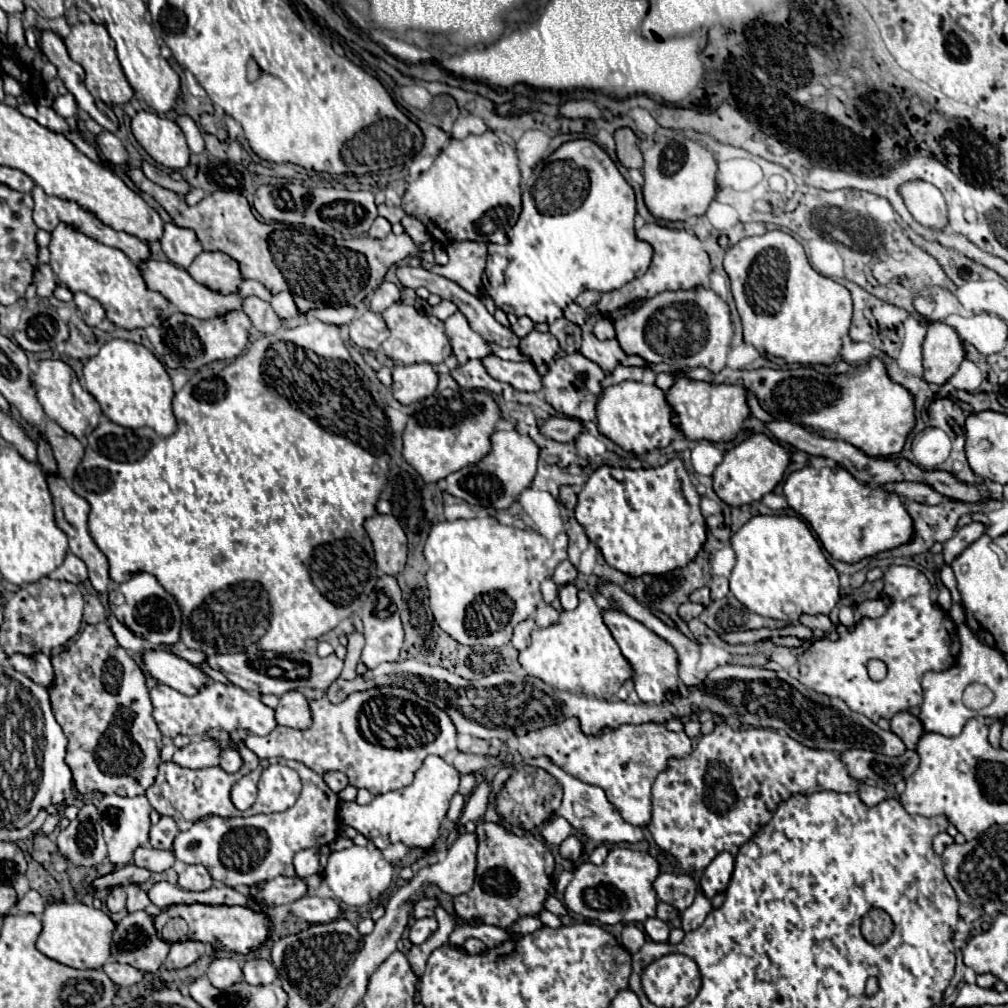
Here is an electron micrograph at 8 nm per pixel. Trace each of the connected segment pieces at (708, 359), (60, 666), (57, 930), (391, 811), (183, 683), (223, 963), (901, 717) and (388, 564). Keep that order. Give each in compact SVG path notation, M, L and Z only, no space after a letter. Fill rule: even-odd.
M695 287L689 291L665 291L647 299L637 311L627 313L615 321L615 337L625 353L635 353L647 359L649 363L669 363L675 367L705 367L713 373L719 373L725 367L727 351L731 347L733 325L729 321L729 305L711 289ZM675 321L683 325L683 331L675 331Z
M105 623L87 625L79 639L75 639L63 653L51 657L55 679L53 687L49 687L49 701L53 707L53 715L67 737L67 755L65 763L73 773L73 783L79 793L101 791L101 793L117 793L123 797L143 795L157 775L157 767L161 763L161 731L151 715L151 699L149 689L145 685L145 675L139 665L131 659L131 655L115 641L111 629ZM89 667L93 677L89 681L79 679L79 671Z
M53 901L45 905L45 911L41 915L41 935L37 937L35 947L63 963L75 969L101 969L103 963L111 955L111 935L115 929L115 923L111 917L95 907L87 907L83 903L65 903L65 901Z
M429 755L423 761L423 767L415 773L415 781L409 787L377 795L369 805L357 805L349 801L339 801L339 819L343 825L349 825L363 833L367 839L375 843L375 847L385 849L389 843L405 843L409 847L429 849L439 837L441 821L449 809L451 797L459 789L459 771L447 765L441 757ZM377 831L375 839L373 833Z
M147 649L141 653L145 671L159 683L177 689L183 695L195 695L205 683L207 675L189 661L161 649Z
M215 959L207 969L207 977L217 989L225 989L243 981L241 967L235 959Z
M907 711L897 713L897 715L891 719L891 731L905 743L907 749L915 749L919 737L923 735L923 727L921 727L919 719L913 717L913 715L907 713Z
M375 515L363 523L375 551L377 567L387 575L397 575L405 567L407 537L393 515Z

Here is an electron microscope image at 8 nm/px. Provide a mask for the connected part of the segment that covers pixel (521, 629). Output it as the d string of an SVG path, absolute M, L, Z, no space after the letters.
M525 619L525 621L521 621L515 629L513 629L513 647L515 649L525 649L527 645L529 645L529 641L531 641L531 631L535 629L537 625L535 625L535 621L533 619Z

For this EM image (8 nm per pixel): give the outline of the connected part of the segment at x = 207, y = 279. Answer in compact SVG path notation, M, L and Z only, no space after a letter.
M201 253L187 267L187 273L201 285L231 295L237 291L241 279L239 265L225 253Z

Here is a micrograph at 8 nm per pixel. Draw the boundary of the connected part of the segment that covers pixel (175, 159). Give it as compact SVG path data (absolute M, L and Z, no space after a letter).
M139 111L131 119L131 131L137 143L151 159L169 169L183 169L189 163L189 147L179 125L157 113Z

